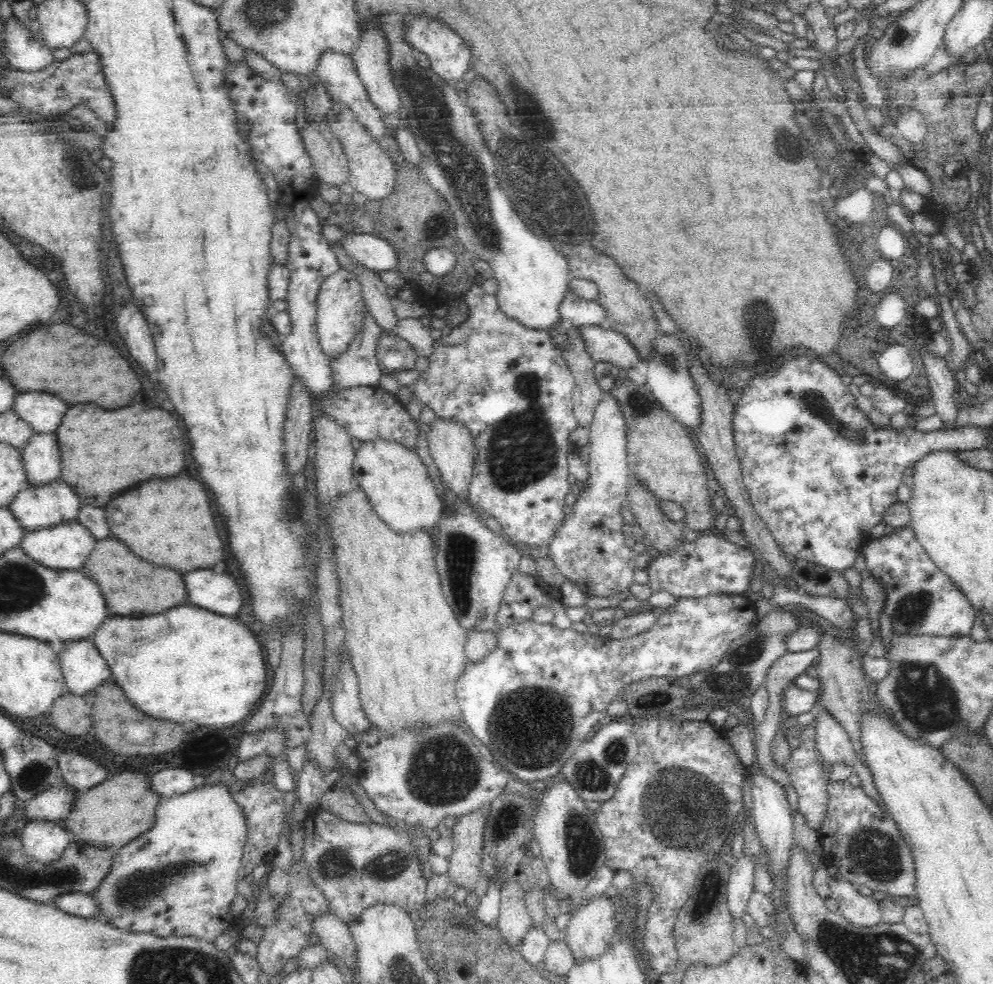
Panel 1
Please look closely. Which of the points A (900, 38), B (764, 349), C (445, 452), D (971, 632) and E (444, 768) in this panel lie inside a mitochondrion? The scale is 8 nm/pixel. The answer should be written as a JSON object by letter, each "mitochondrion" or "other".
{"A":"mitochondrion","B":"mitochondrion","C":"other","D":"other","E":"mitochondrion"}

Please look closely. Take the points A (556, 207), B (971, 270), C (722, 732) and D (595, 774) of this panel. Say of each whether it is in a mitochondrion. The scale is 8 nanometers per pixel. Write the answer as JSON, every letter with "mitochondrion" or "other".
{"A":"mitochondrion","B":"other","C":"other","D":"mitochondrion"}

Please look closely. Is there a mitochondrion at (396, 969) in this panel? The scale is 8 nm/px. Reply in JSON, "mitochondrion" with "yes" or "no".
{"mitochondrion":"yes"}

